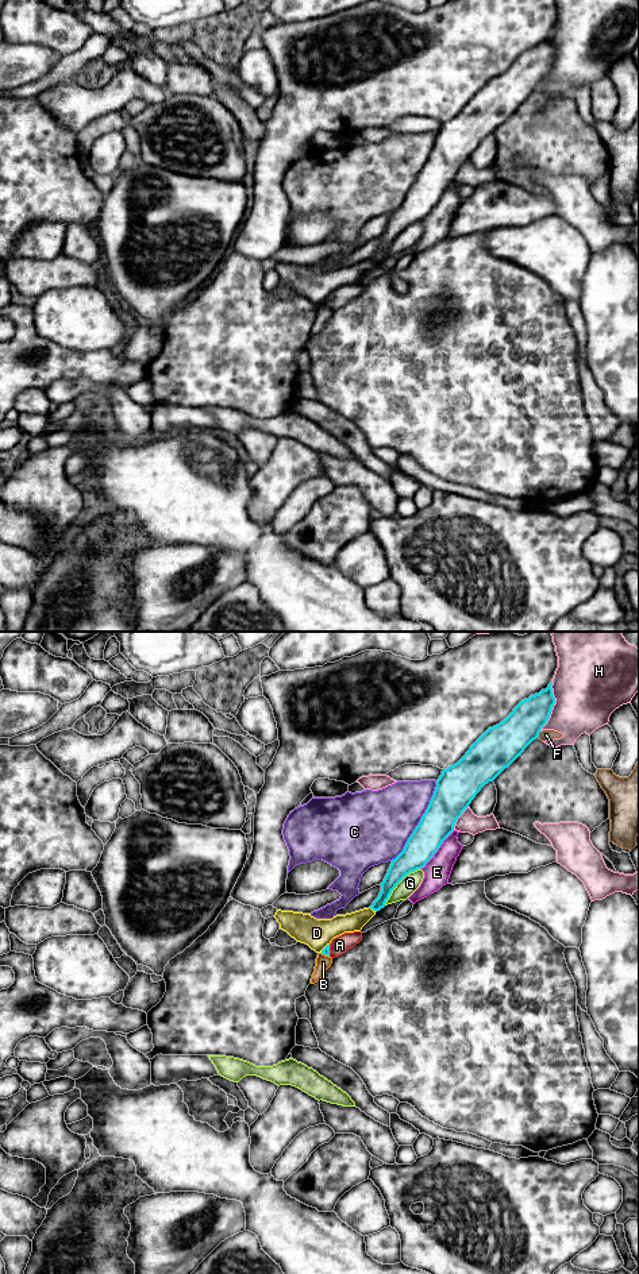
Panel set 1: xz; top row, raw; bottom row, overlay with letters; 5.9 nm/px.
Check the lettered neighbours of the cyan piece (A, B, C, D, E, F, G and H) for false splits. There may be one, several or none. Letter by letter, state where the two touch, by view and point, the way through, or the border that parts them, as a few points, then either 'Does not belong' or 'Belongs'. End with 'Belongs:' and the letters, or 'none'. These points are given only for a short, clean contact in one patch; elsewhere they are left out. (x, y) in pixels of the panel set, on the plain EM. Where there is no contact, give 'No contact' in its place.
A: Touches cyan at xz (328, 302). Boundary: xz (328, 297), (330, 308). Does not belong
B: Touches cyan at xz (324, 307). Boundary: xz (320, 305), (328, 309). Does not belong
C: Touches cyan at xz (419, 174). Does not belong
D: Touches cyan at xz (373, 262). Does not belong
E: Touches cyan at xz (437, 203). Does not belong
F: Touches cyan at xz (538, 87). Does not belong
G: Touches cyan at xz (399, 234). Boundary: xz (420, 220), (410, 224), (396, 238), (384, 257). Does not belong
H: Touches cyan at xz (553, 57). Does not belong
Belongs: none

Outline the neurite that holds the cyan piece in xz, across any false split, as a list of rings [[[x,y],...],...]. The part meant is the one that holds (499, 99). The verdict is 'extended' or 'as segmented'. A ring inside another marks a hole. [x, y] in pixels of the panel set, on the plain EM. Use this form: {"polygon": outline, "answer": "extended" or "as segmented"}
{"polygon": [[[553,34],[546,42],[521,53],[503,74],[489,80],[457,116],[442,123],[426,165],[380,236],[381,244],[370,258],[373,263],[385,259],[392,243],[407,227],[426,219],[481,140],[539,89],[555,57],[551,38]]], "answer": "as segmented"}

